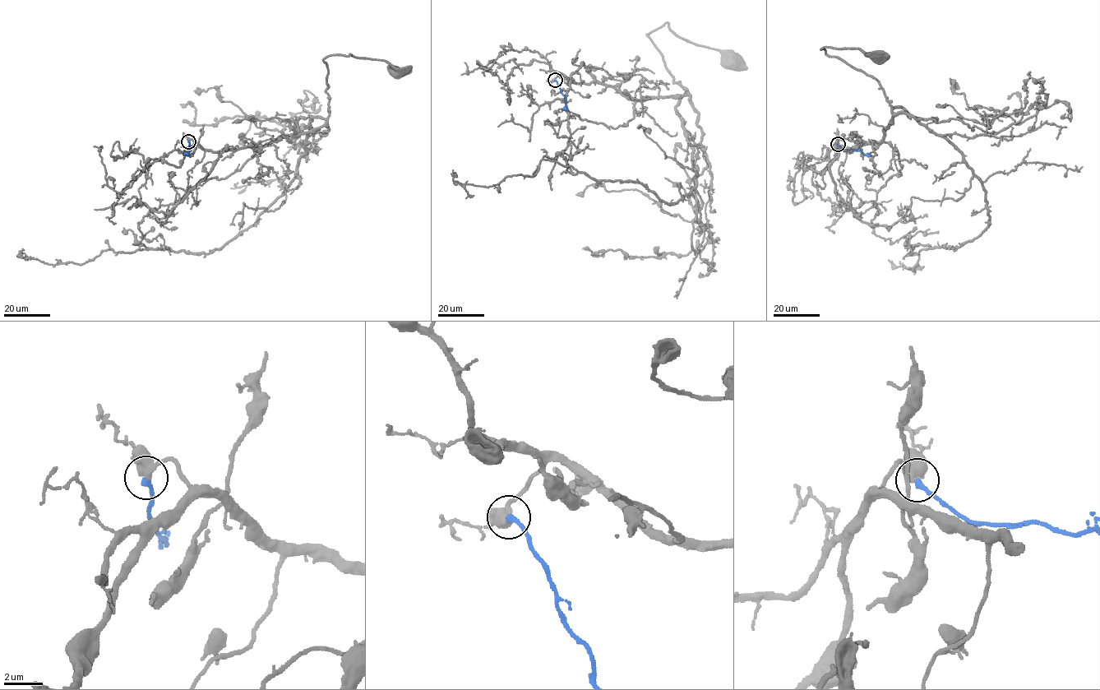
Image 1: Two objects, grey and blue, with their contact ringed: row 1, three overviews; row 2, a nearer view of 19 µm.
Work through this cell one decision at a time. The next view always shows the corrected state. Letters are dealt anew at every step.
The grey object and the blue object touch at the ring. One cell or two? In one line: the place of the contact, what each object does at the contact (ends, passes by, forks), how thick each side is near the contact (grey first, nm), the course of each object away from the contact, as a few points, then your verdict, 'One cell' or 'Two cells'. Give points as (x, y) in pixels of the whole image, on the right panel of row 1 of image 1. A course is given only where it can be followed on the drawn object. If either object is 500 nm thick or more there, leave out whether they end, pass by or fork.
Place: (838, 144). At the ring grey passes by. At the ring blue ends. Thickness 480 nm (grey) against 320 nm. Course of grey: (838, 144), (833, 146), (852, 152), (880, 142), (894, 117), (875, 79), (820, 48), (854, 48), (879, 57). Course of blue: (838, 145), (844, 149), (871, 156). One cell

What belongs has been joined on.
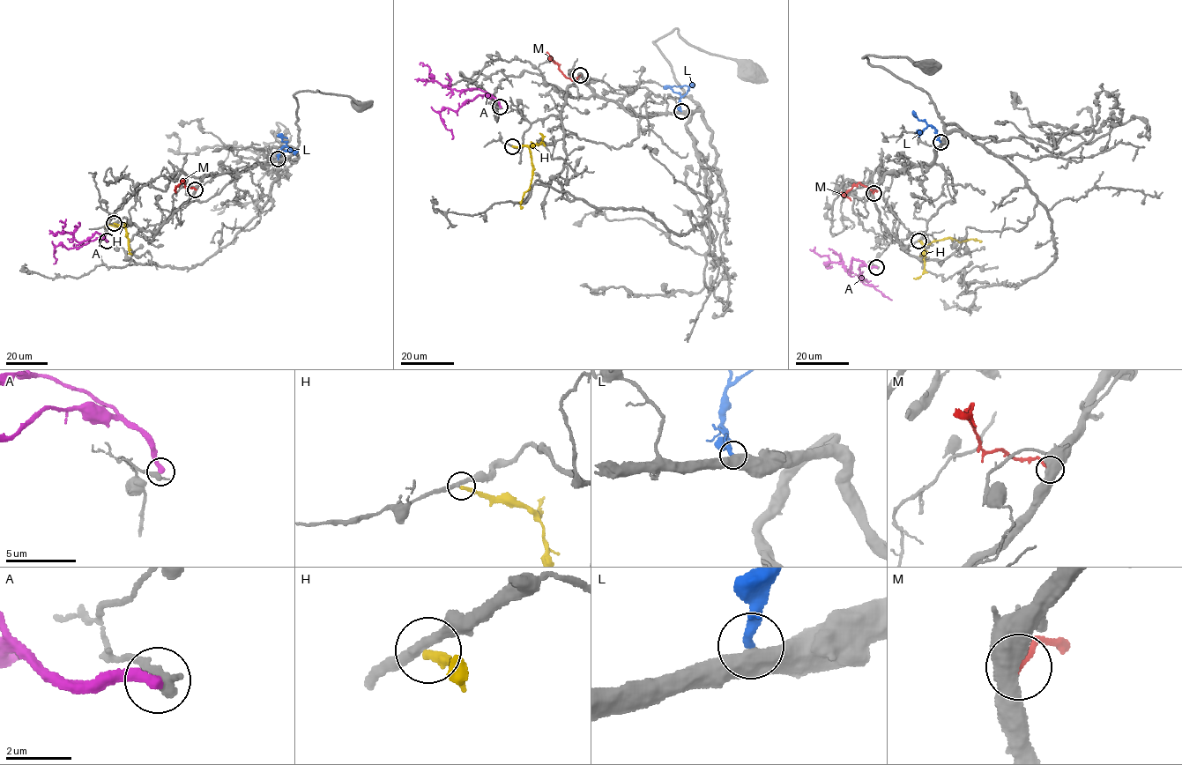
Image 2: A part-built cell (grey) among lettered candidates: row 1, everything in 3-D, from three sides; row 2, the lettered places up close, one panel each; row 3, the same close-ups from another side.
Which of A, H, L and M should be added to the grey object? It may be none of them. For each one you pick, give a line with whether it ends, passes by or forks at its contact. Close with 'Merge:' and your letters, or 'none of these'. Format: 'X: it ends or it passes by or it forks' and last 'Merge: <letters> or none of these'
L: it ends
Merge: L

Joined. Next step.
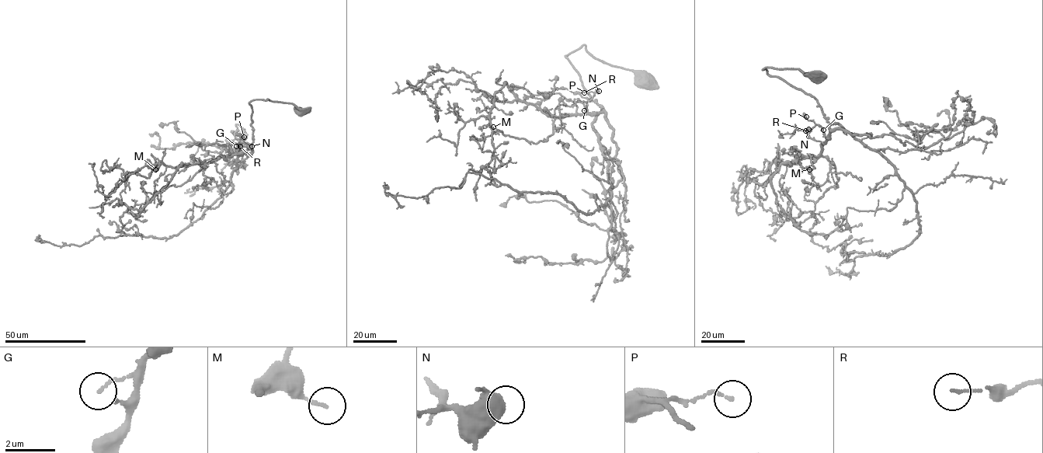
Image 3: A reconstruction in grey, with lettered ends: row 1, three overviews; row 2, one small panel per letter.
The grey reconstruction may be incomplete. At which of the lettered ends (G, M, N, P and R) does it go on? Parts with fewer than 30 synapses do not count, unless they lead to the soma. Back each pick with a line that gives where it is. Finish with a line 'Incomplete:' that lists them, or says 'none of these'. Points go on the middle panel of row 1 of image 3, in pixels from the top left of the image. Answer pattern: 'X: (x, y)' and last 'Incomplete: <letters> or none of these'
Incomplete: none of these

